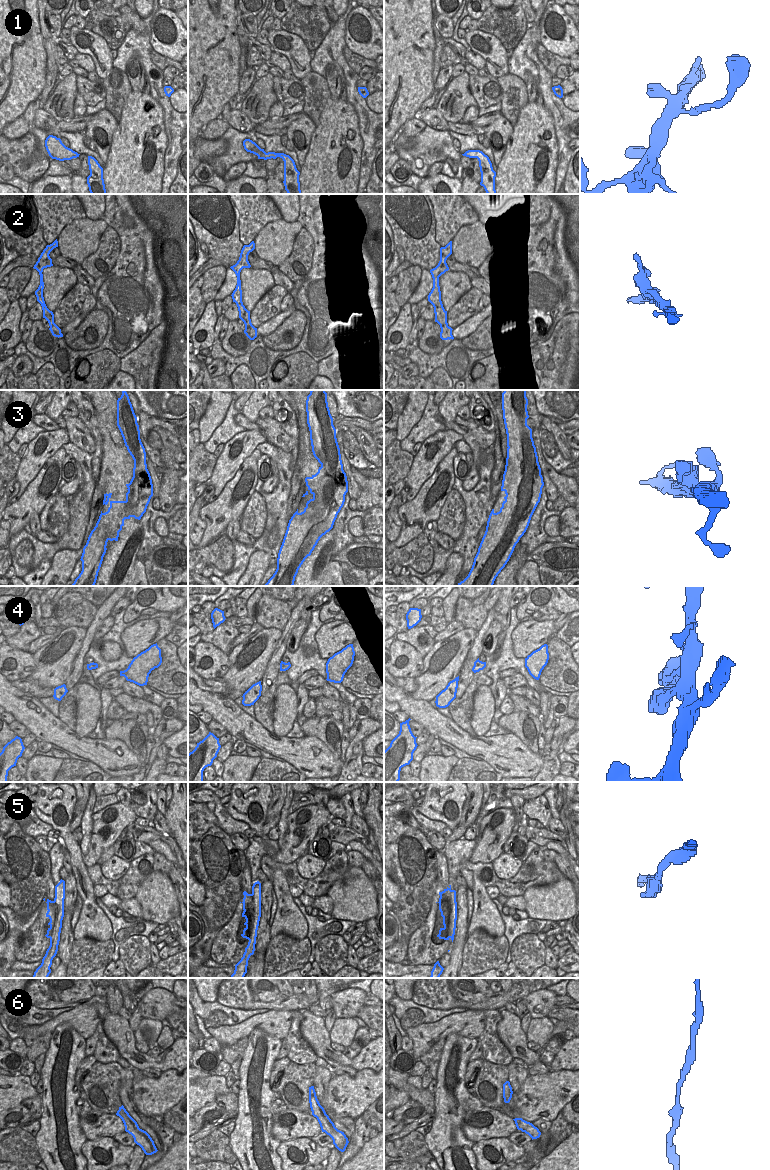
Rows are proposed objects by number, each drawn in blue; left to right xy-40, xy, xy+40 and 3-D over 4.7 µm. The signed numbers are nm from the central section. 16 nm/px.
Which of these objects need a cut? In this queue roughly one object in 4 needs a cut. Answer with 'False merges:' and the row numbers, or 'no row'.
False merges: 2

